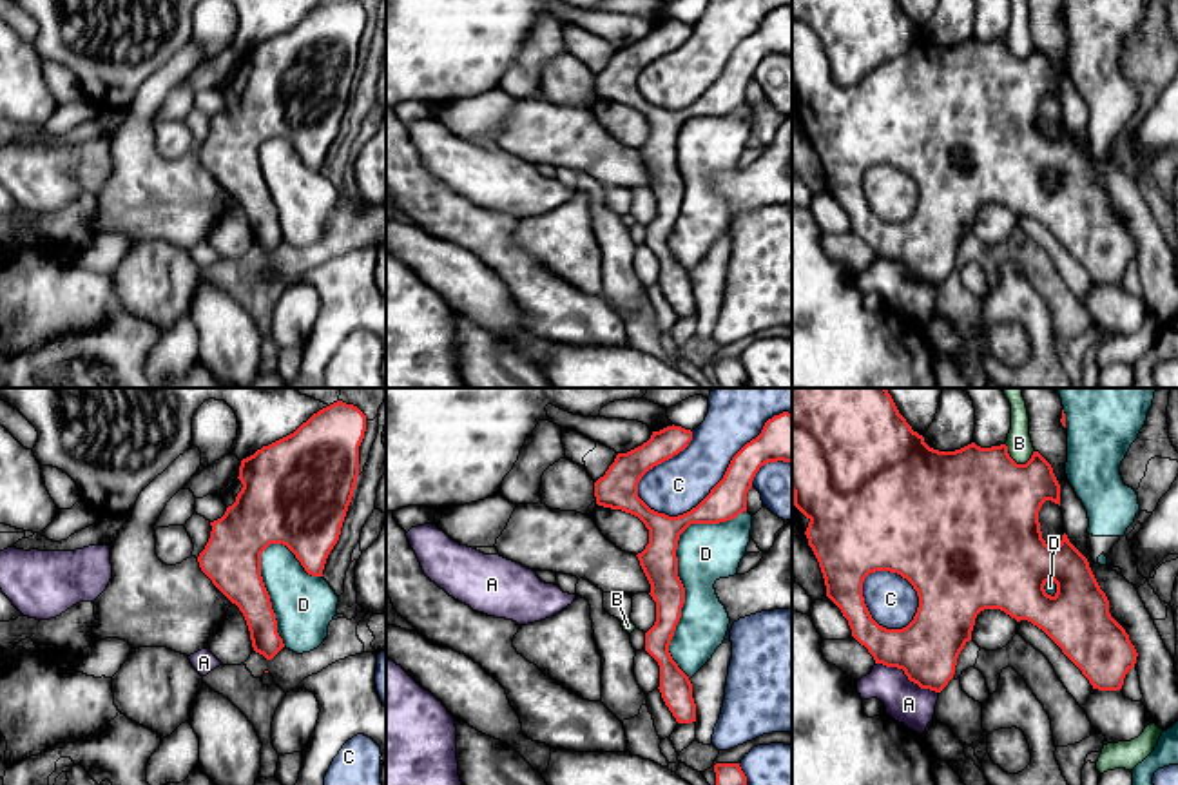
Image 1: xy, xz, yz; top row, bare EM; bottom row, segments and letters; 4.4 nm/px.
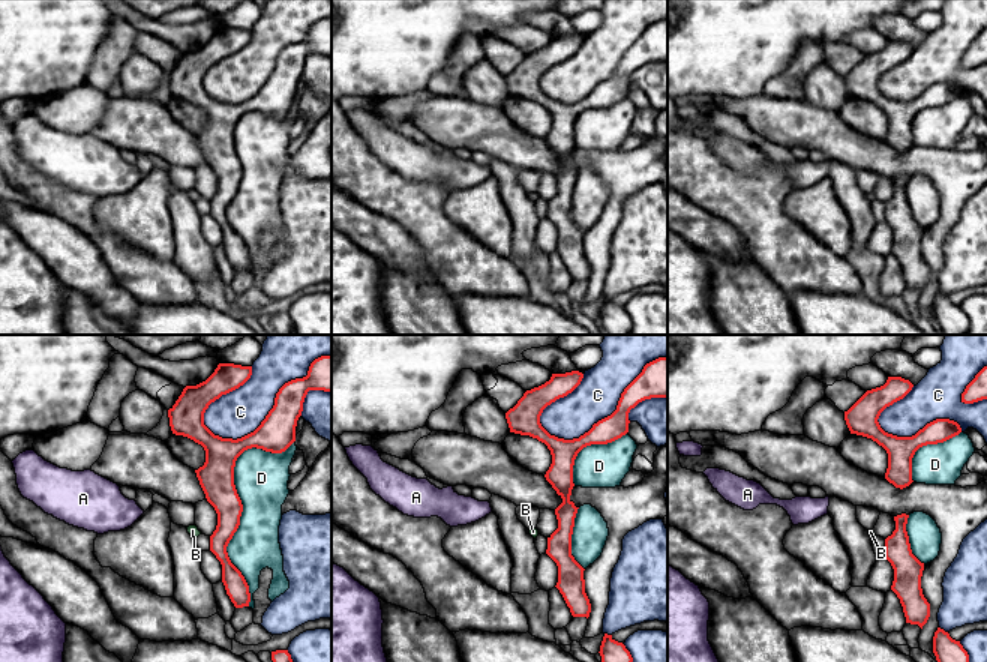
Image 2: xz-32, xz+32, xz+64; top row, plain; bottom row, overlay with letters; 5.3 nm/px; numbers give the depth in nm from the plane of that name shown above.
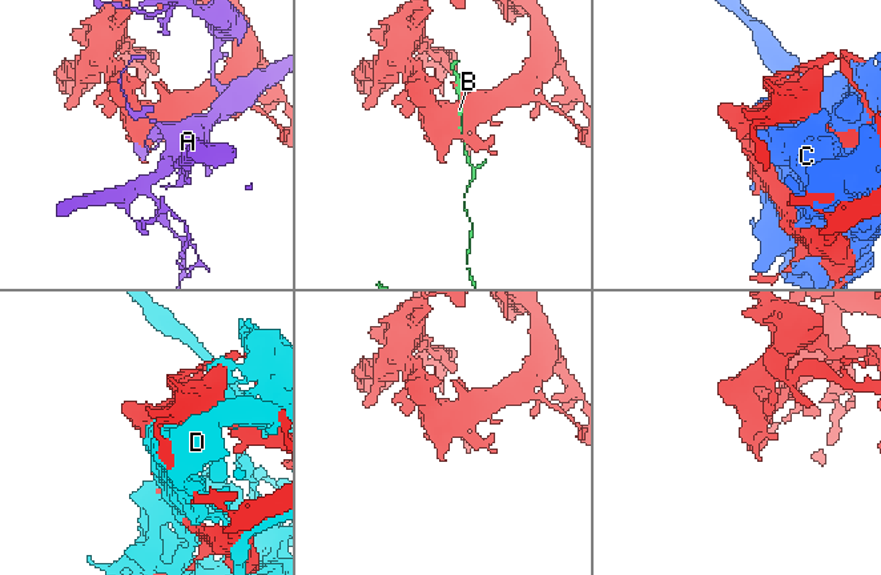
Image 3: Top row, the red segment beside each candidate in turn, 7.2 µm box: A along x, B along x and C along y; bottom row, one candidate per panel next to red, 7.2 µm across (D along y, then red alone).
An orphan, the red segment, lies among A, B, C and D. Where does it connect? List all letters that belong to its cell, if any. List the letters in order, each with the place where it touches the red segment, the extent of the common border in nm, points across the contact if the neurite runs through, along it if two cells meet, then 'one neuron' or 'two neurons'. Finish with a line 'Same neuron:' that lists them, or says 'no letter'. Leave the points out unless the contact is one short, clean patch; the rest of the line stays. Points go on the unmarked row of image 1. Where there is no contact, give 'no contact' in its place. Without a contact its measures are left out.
A: meets red in yz at (907, 269); contact 320 nm long; two neurons
B: meets red in yz at (1015, 57); contact 140 nm long; two neurons
C: meets red in xz at (720, 75); contact 800 nm long; two neurons
D: meets red in xz at (676, 169); contact 800 nm long; two neurons
Same neuron: no letter

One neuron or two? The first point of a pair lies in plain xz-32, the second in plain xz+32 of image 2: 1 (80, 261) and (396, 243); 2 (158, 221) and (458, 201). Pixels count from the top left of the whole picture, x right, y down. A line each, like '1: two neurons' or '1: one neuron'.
1: one neuron
2: one neuron

